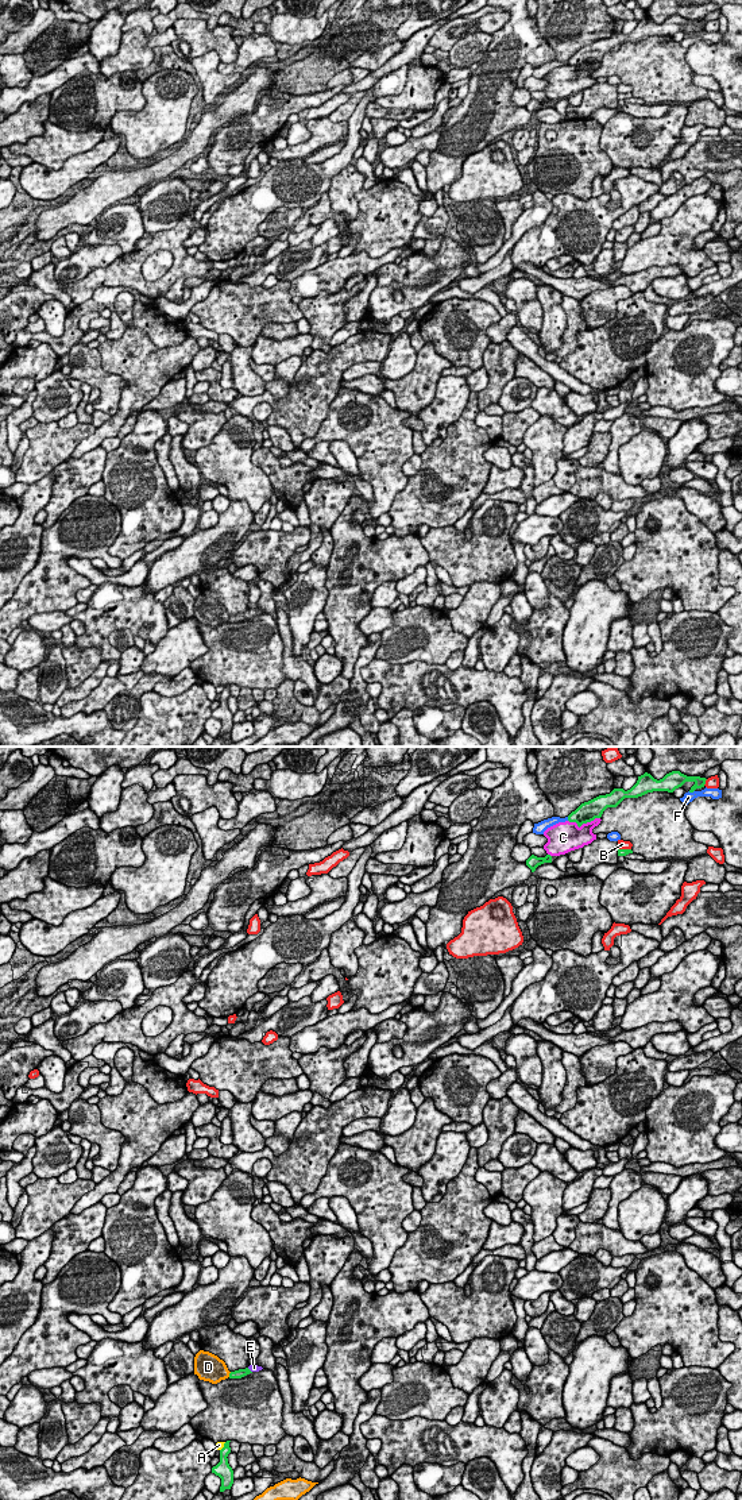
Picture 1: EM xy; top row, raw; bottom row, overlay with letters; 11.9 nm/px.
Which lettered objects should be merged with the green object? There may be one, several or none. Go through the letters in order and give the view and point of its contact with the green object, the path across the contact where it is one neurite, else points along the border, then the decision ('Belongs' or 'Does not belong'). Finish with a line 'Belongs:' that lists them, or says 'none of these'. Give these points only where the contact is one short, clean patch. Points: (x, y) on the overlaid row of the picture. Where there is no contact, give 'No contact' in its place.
A: Touches green at xy (224, 1446). Does not belong
B: Touches green at xy (704, 782). Does not belong
C: Touches green at xy (583, 822). Does not belong
D: Touches green at xy (230, 1375). Does not belong
E: Touches green at xy (250, 1371). Path across: xy (239, 1373), (250, 1371), (254, 1368). Belongs
F: Touches green at xy (691, 791). Does not belong
Belongs: E

